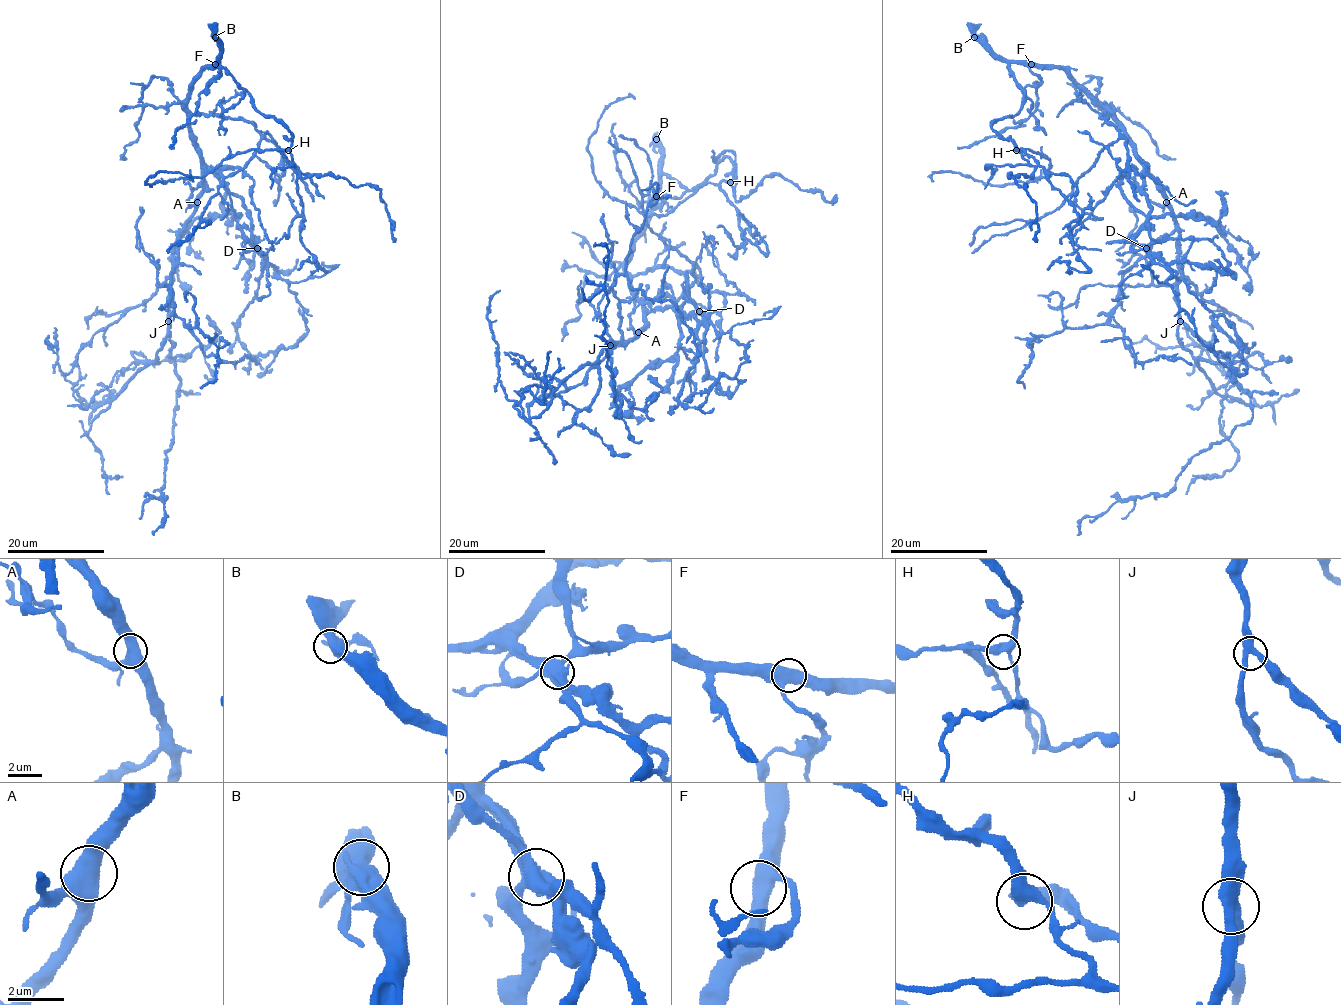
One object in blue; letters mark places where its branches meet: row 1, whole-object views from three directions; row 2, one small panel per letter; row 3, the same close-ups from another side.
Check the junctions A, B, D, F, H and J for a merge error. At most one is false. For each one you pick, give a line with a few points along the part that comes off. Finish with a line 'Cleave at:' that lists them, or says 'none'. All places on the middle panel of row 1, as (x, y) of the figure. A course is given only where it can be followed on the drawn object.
D: (699, 311), (690, 300), (678, 311), (662, 289), (676, 300), (695, 281), (693, 262), (709, 238), (715, 266)
Cleave at: D

